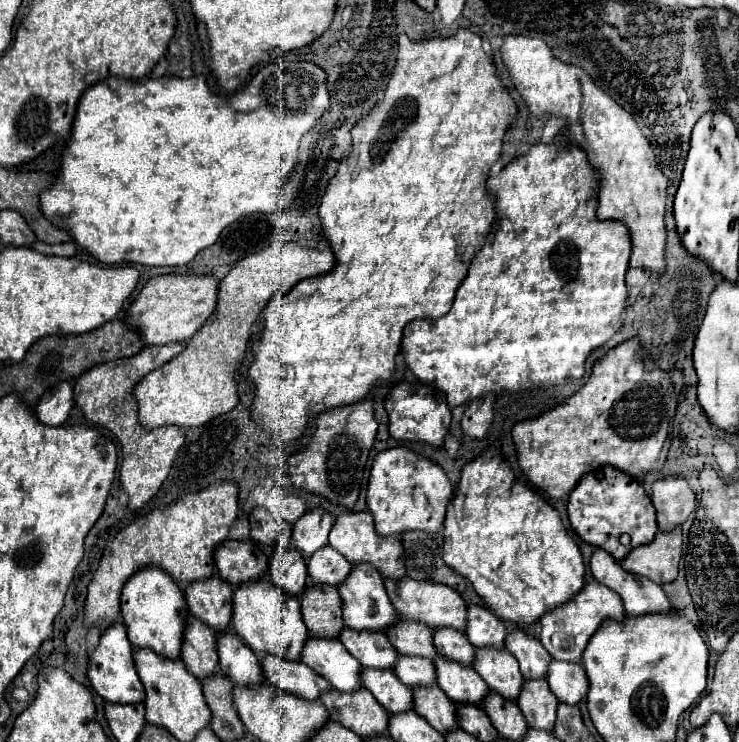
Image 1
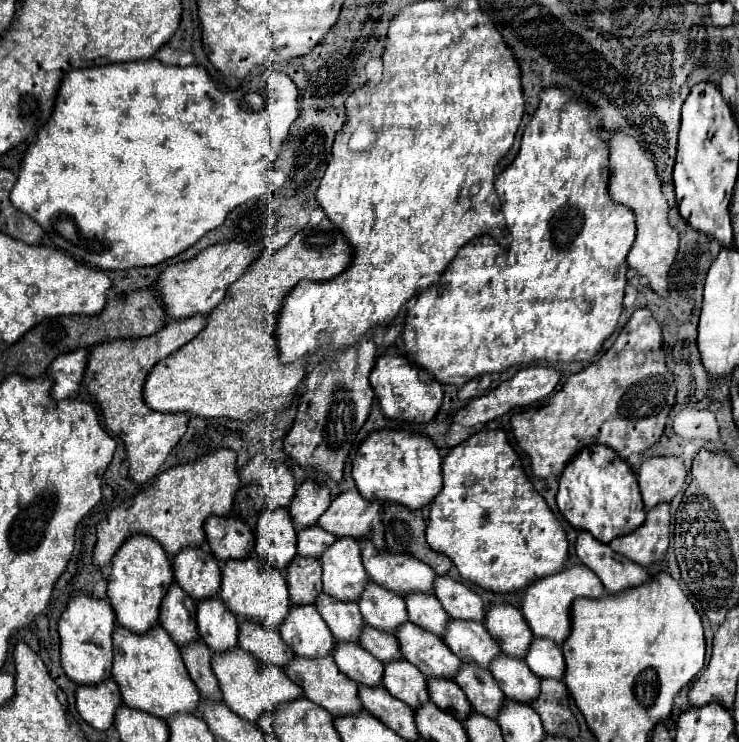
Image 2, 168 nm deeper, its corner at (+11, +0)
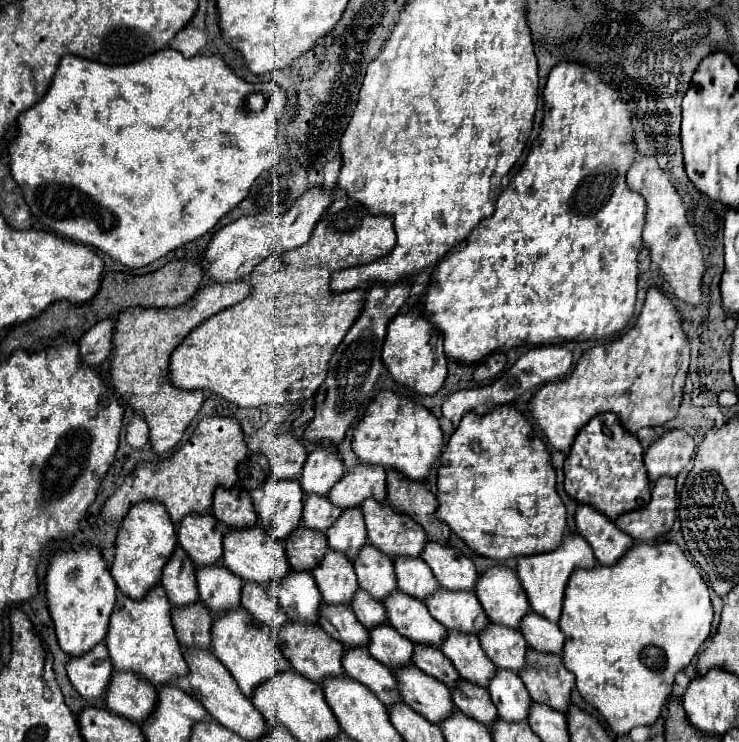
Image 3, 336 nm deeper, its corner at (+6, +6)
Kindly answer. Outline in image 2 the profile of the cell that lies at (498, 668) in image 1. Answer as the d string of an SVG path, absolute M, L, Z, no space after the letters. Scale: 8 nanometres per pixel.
M450 618L444 642L462 662L476 664L486 670L500 654L500 646L492 640L488 630L480 622L458 622Z

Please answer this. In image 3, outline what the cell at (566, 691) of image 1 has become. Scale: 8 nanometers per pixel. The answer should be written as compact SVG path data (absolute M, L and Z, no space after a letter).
M531 612L529 616L525 616L525 620L521 620L519 630L531 648L547 652L547 654L561 654L565 636L557 624Z

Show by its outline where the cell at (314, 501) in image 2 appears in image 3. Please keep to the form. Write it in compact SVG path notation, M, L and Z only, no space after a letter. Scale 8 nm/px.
M317 446L305 462L301 488L305 494L329 494L331 486L345 474L345 466L335 446Z

